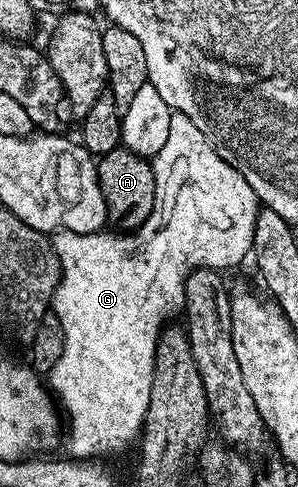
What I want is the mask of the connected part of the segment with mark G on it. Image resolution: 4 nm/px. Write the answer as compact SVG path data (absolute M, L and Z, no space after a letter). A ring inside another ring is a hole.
M171 114L168 141L164 141L164 149L160 149L160 153L153 156L152 162L156 177L156 201L152 205L152 213L148 213L148 221L144 221L144 225L140 225L138 230L129 233L114 233L118 235L106 235L107 233L81 235L61 230L52 239L62 266L62 279L54 294L52 314L57 317L64 329L64 353L60 353L60 361L56 361L56 365L48 373L48 387L56 396L65 418L66 415L70 418L70 440L67 441L66 447L70 450L67 452L75 459L92 459L114 455L117 451L124 450L133 439L135 442L139 438L142 425L146 422L148 397L152 393L152 373L156 365L158 338L162 336L164 324L173 320L170 318L177 311L179 314L186 306L186 294L184 293L186 276L192 274L197 267L212 267L216 271L225 272L226 267L234 267L237 263L244 262L246 255L248 259L254 249L254 230L256 229L256 217L260 210L258 195L252 189L252 185L248 185L245 177L235 167L228 165L228 161L224 161L224 157L220 157L220 153L216 153L216 149L204 137L204 133L196 125L196 121L192 121L187 115Z

